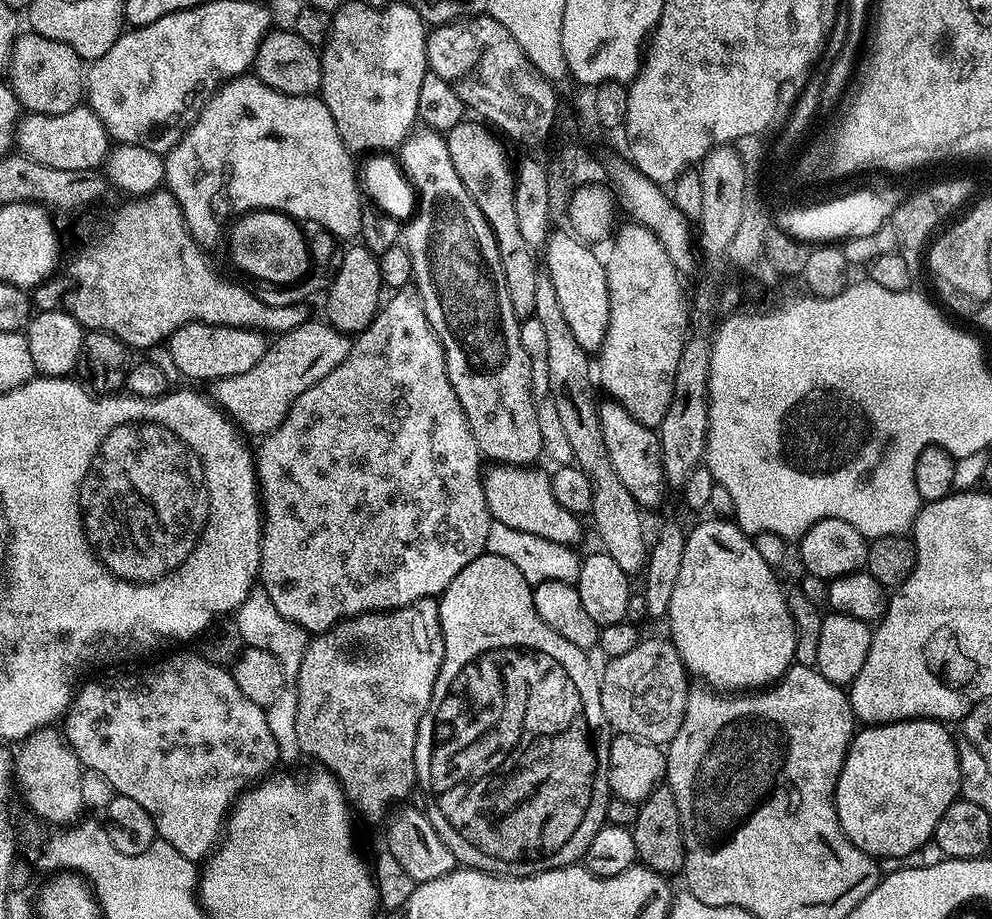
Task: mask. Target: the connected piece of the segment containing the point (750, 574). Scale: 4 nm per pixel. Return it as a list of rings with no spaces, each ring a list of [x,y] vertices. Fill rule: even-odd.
[[[711,518],[704,520],[693,532],[687,533],[684,549],[682,550],[682,566],[678,569],[678,582],[674,582],[674,595],[670,598],[670,606],[666,623],[668,623],[667,635],[670,637],[673,646],[678,650],[678,654],[684,659],[685,669],[689,673],[702,676],[707,685],[717,690],[758,690],[763,686],[774,684],[795,661],[795,626],[791,620],[790,610],[786,602],[785,589],[780,589],[780,584],[776,581],[773,565],[762,558],[756,549],[756,540],[747,532],[740,529],[740,525],[728,518]]]

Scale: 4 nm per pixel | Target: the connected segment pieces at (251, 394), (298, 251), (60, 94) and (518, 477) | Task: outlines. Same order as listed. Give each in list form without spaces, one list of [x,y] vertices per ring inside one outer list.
[[[309,319],[294,330],[279,333],[269,343],[264,356],[246,374],[234,374],[234,378],[222,378],[211,385],[211,399],[215,400],[245,433],[253,432],[256,438],[272,432],[286,418],[290,406],[298,394],[306,394],[314,382],[322,382],[334,366],[346,358],[352,348],[349,333],[333,328],[327,322]]]
[[[268,209],[245,213],[234,230],[234,260],[246,274],[264,282],[283,286],[303,279],[311,267],[311,256],[303,229],[283,212]]]
[[[28,30],[18,37],[12,51],[10,83],[12,93],[20,99],[21,109],[29,113],[66,114],[66,110],[77,107],[85,95],[86,64],[70,46]]]
[[[497,465],[483,473],[486,506],[495,523],[510,526],[510,530],[523,530],[525,534],[538,534],[546,542],[558,542],[569,546],[579,545],[580,520],[577,513],[558,506],[554,498],[552,477],[540,466],[518,467],[515,465]]]

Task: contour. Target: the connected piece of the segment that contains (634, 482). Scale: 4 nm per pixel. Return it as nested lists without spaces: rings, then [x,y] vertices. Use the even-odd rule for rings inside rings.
[[[608,398],[605,401],[599,405],[598,411],[606,454],[610,454],[610,462],[618,478],[622,478],[622,486],[630,490],[641,509],[648,510],[663,498],[666,489],[664,467],[660,461],[660,437],[653,429],[642,426],[642,422],[630,415],[617,400]]]

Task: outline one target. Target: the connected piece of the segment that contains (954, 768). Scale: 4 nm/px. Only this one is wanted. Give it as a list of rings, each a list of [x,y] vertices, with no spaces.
[[[899,720],[893,724],[874,724],[861,727],[856,735],[853,736],[852,744],[848,747],[846,762],[842,766],[842,774],[838,778],[838,786],[836,787],[836,813],[840,819],[842,830],[848,835],[850,842],[854,846],[861,848],[867,856],[873,858],[905,856],[929,843],[936,835],[936,827],[942,818],[942,814],[946,814],[946,810],[950,810],[952,803],[961,795],[962,781],[960,779],[958,744],[952,741],[951,734],[944,728],[947,727],[938,720]]]

